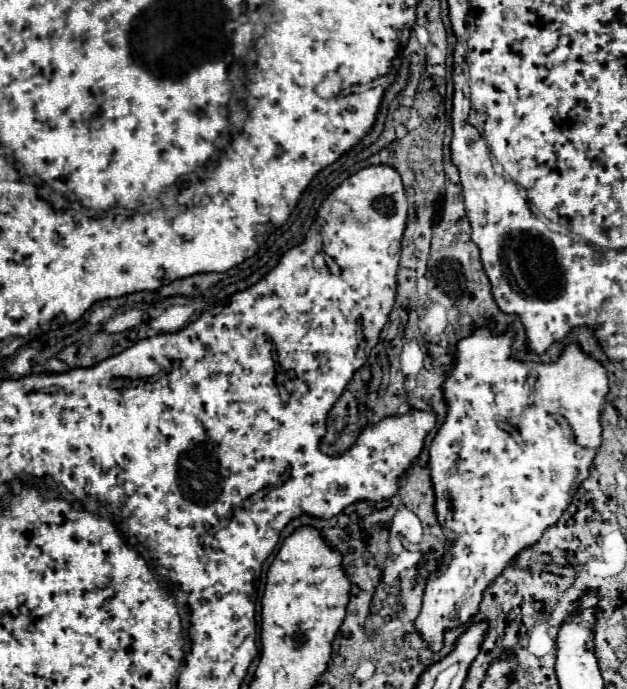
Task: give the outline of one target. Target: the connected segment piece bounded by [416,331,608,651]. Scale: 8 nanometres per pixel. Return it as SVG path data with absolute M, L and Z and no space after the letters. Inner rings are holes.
M474 331L474 335L462 339L456 347L456 365L452 369L452 373L446 377L444 383L444 395L446 395L446 403L448 403L448 415L446 421L442 423L442 427L438 429L432 445L430 445L430 475L434 479L434 491L438 495L438 503L436 503L436 511L438 511L438 521L448 529L454 531L456 539L452 549L446 553L444 563L436 569L436 573L428 579L426 591L424 591L424 601L422 601L422 611L416 619L416 629L422 633L424 639L430 639L430 647L434 647L434 651L438 651L438 647L442 647L442 635L446 629L454 629L462 623L466 623L476 611L478 611L478 603L482 601L482 591L502 573L502 569L506 567L506 563L512 563L512 559L518 555L520 547L516 547L516 535L526 535L526 547L530 543L536 543L542 537L542 531L550 525L554 525L560 515L564 513L564 509L570 505L578 485L588 477L588 469L592 465L592 459L600 447L602 441L602 427L600 427L600 413L602 413L602 399L608 391L608 379L606 379L606 369L592 357L588 357L584 351L580 351L578 345L568 345L560 359L556 363L548 363L548 365L540 365L540 363L520 363L516 359L512 359L512 331L508 331L506 335L492 335L490 331ZM562 419L566 419L568 425L568 433L562 427ZM572 421L582 421L584 425L574 427Z

